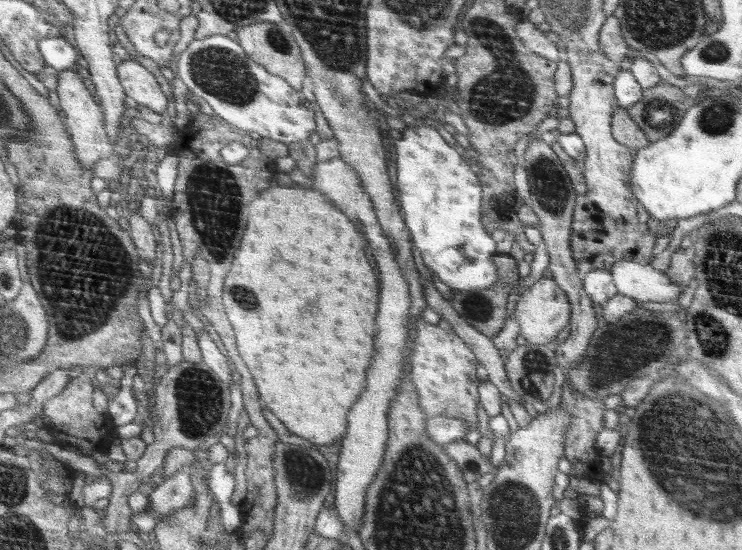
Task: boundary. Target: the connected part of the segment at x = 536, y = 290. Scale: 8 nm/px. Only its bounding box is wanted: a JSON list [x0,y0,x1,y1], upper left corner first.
[513,277,572,346]

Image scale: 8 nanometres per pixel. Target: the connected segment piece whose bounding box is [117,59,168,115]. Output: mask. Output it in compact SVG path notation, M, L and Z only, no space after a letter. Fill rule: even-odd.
M134 59L124 60L117 67L117 75L124 92L130 98L154 112L166 114L168 97L147 66L138 64Z

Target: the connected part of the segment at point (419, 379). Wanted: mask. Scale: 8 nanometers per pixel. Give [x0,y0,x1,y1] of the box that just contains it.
[411,319,484,431]

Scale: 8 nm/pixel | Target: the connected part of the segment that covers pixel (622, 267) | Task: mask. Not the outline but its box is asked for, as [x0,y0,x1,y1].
[610,260,683,302]

